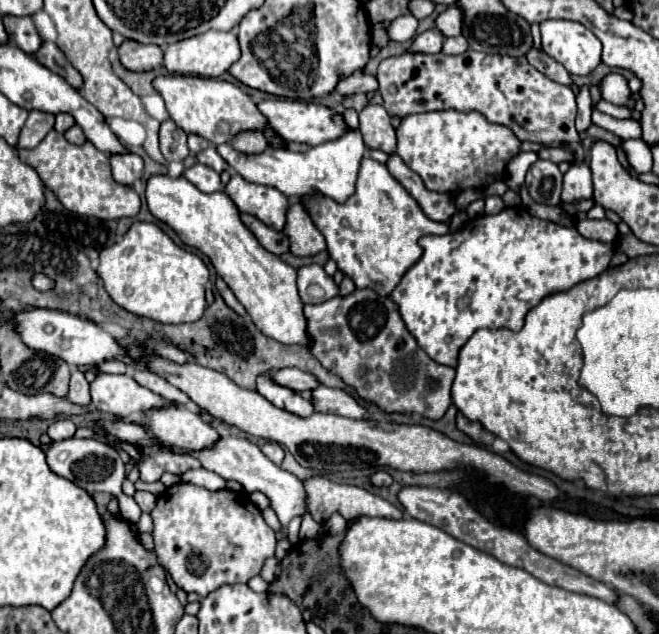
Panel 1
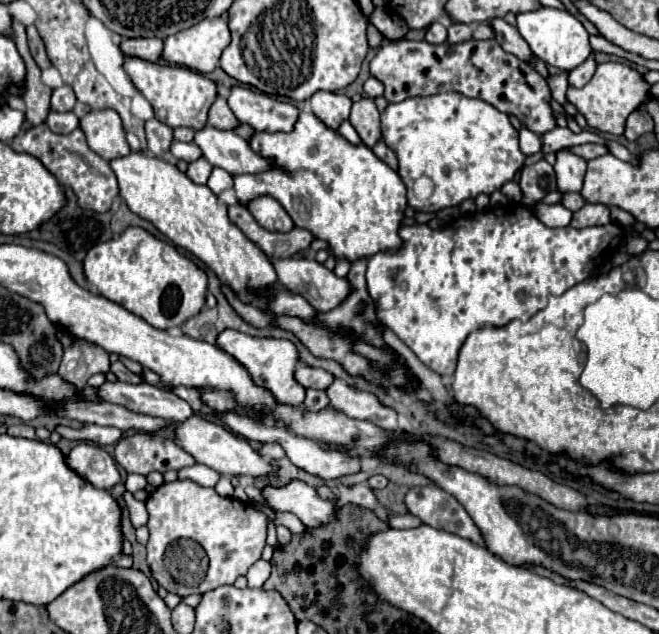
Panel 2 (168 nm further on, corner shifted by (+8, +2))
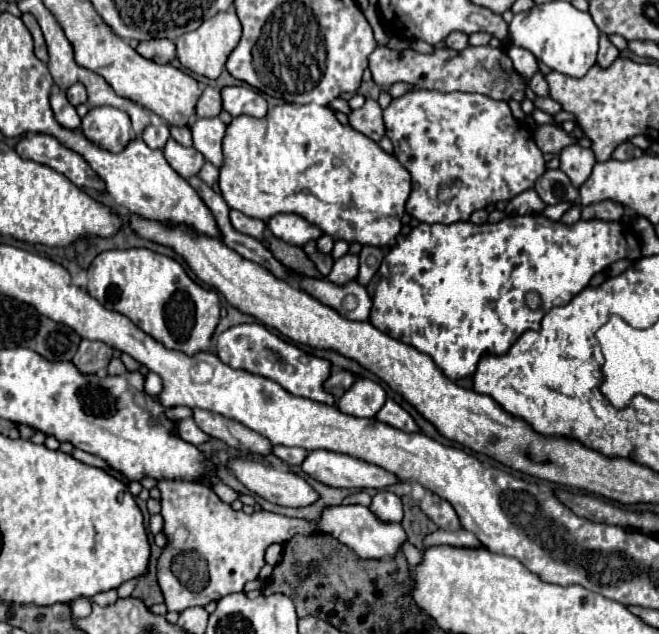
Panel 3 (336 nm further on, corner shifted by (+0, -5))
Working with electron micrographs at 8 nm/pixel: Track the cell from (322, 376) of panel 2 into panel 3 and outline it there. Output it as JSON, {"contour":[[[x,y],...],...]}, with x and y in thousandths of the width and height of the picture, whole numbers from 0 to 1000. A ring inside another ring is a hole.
{"contour":[[[514,582],[514,585],[502,588],[502,595],[493,601],[493,614],[496,614],[499,620],[517,626],[536,604],[539,604],[539,591],[536,591],[533,585]]]}

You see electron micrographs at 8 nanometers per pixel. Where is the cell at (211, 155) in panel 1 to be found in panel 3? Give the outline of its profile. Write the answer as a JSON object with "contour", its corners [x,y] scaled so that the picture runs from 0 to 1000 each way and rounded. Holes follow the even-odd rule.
{"contour":[[[256,219],[256,222],[250,226],[247,241],[250,241],[253,257],[256,257],[278,282],[287,282],[287,279],[299,276],[302,267],[308,263],[308,257],[311,257],[308,244],[305,244],[296,232],[278,232],[278,229],[272,229],[266,219]]]}

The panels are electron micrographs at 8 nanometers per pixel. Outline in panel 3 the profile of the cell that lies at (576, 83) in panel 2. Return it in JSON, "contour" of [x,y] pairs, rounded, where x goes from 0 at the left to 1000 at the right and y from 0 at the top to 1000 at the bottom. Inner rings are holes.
{"contour":[[[915,52],[909,62],[909,87],[906,87],[906,99],[912,106],[924,106],[933,93],[939,90],[939,77],[924,65],[924,58]]]}

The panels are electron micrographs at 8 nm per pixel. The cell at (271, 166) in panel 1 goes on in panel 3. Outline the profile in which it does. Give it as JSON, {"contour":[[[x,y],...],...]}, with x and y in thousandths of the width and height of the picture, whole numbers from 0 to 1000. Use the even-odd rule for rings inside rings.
{"contour":[[[299,185],[290,194],[293,232],[326,263],[335,260],[335,213],[341,213],[341,194],[332,185]]]}

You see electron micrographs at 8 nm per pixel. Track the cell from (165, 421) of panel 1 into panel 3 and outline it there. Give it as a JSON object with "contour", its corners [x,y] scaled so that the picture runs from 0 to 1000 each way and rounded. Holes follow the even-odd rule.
{"contour":[[[347,724],[344,737],[378,774],[417,797],[466,800],[484,787],[484,778],[457,749],[414,740],[393,724]]]}

